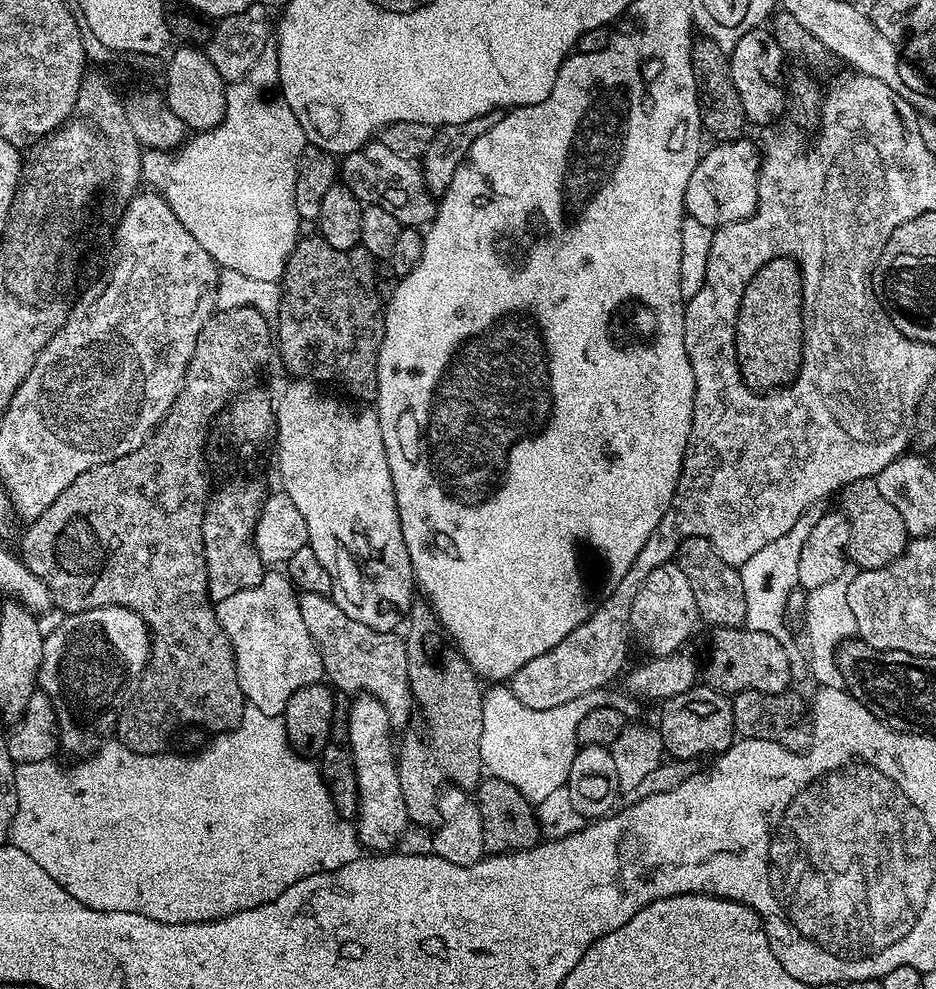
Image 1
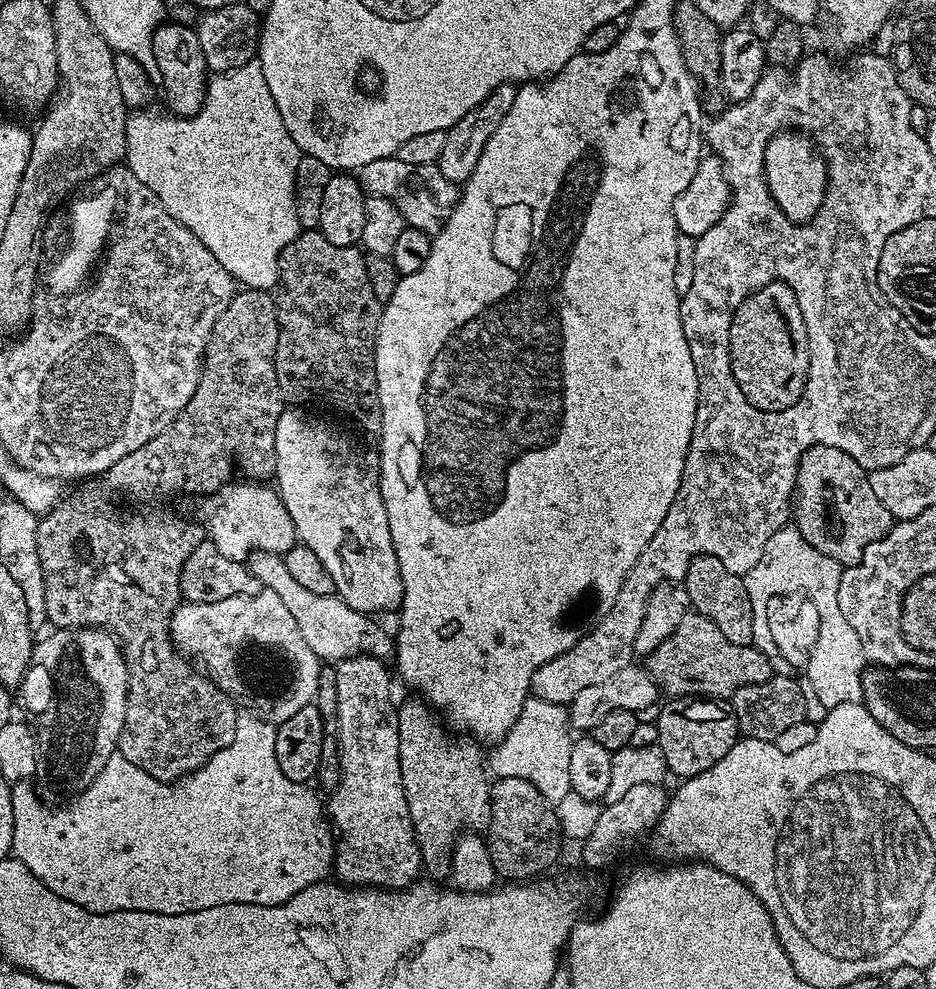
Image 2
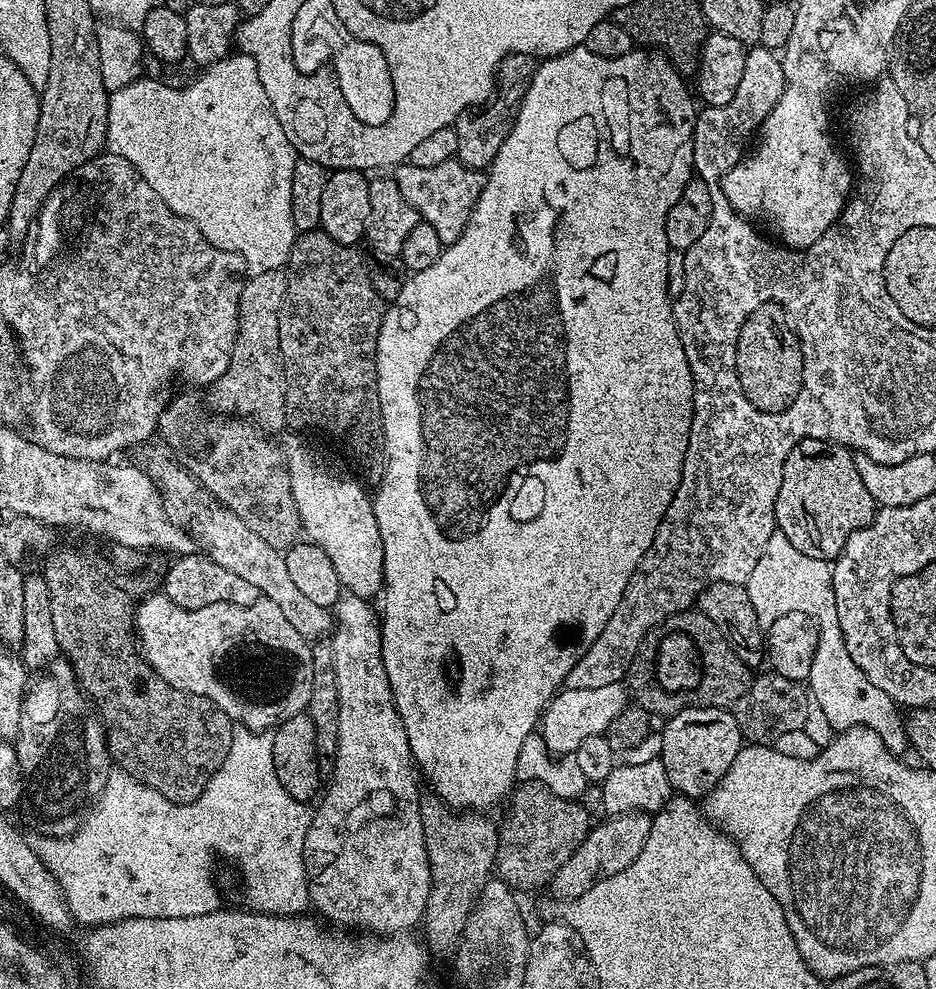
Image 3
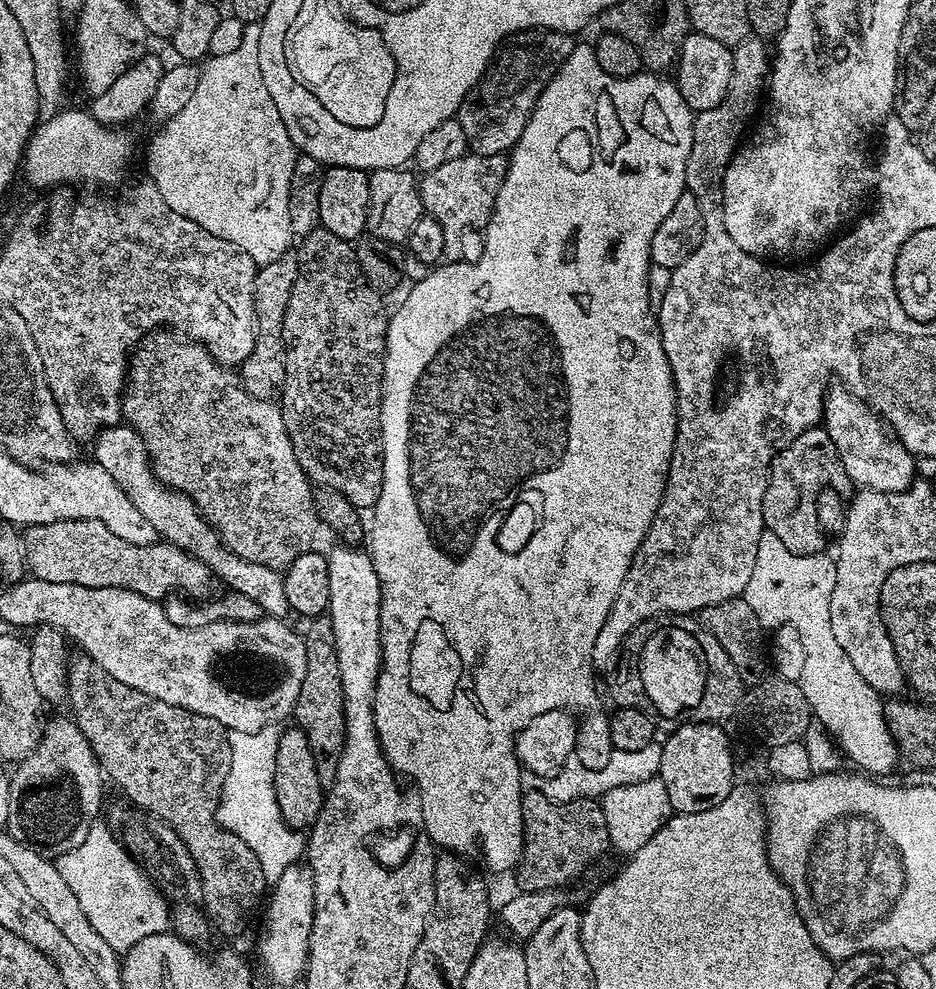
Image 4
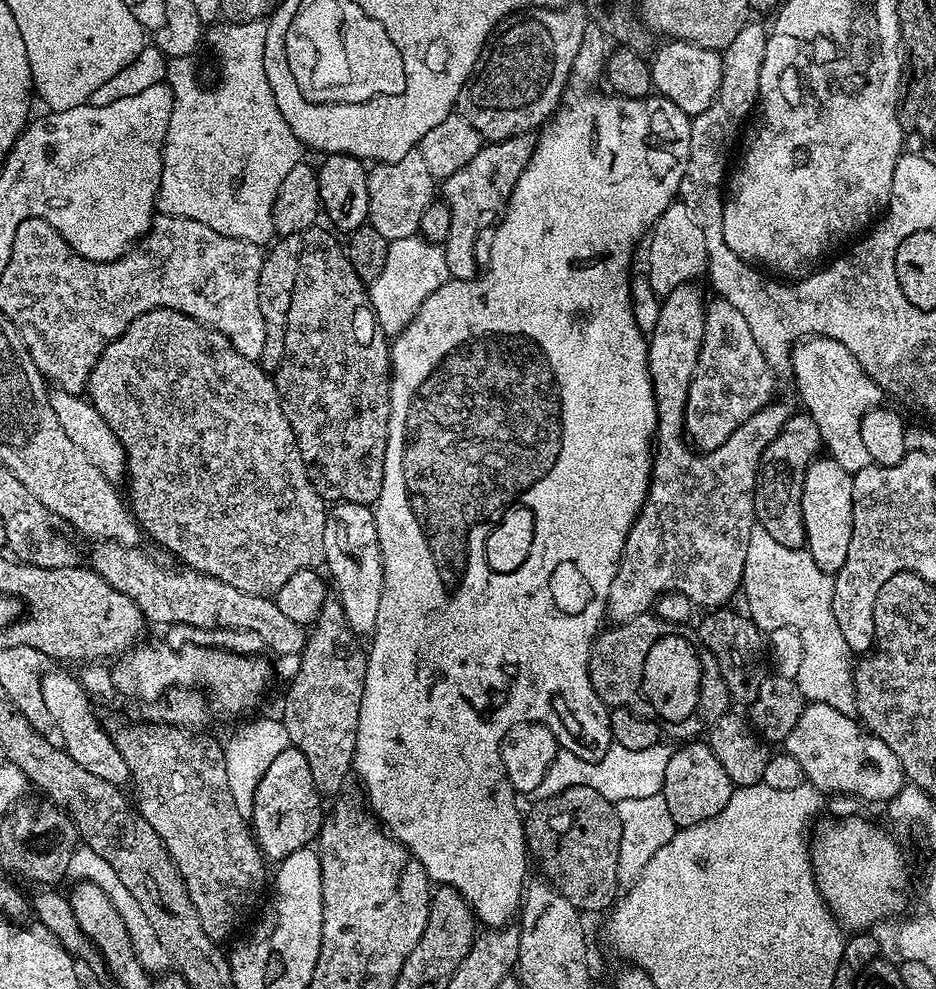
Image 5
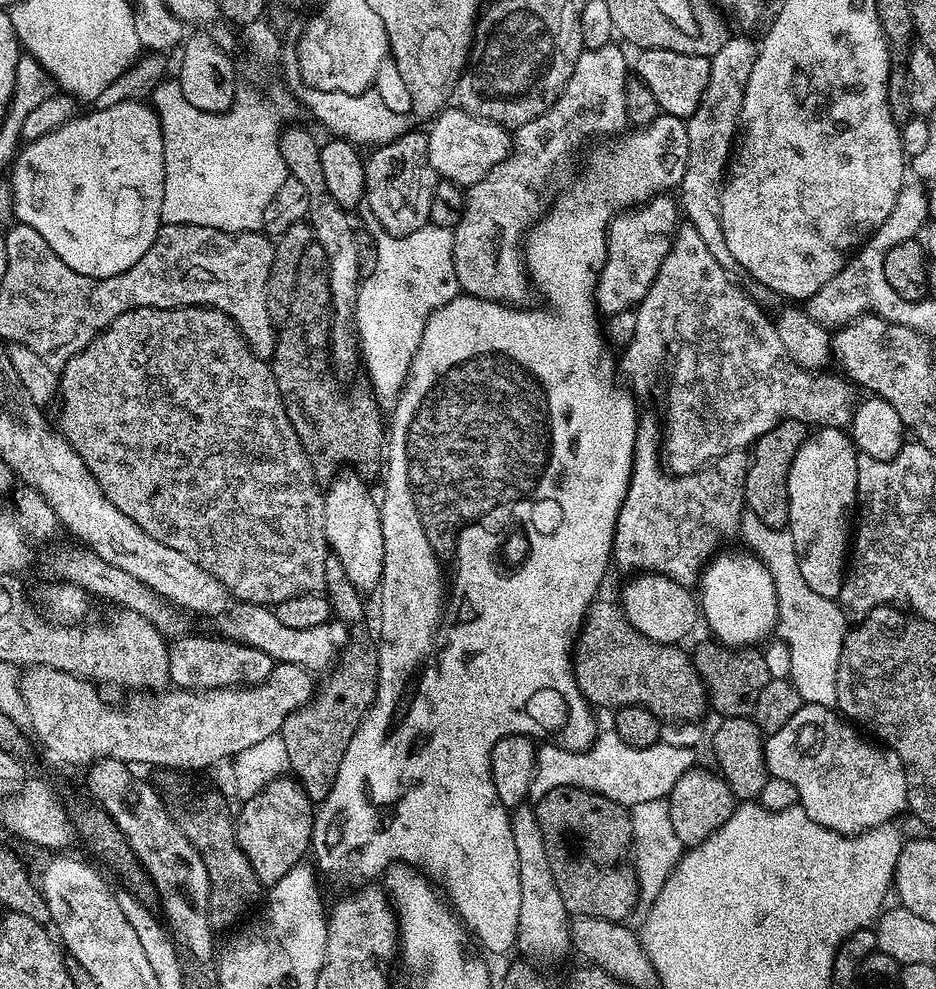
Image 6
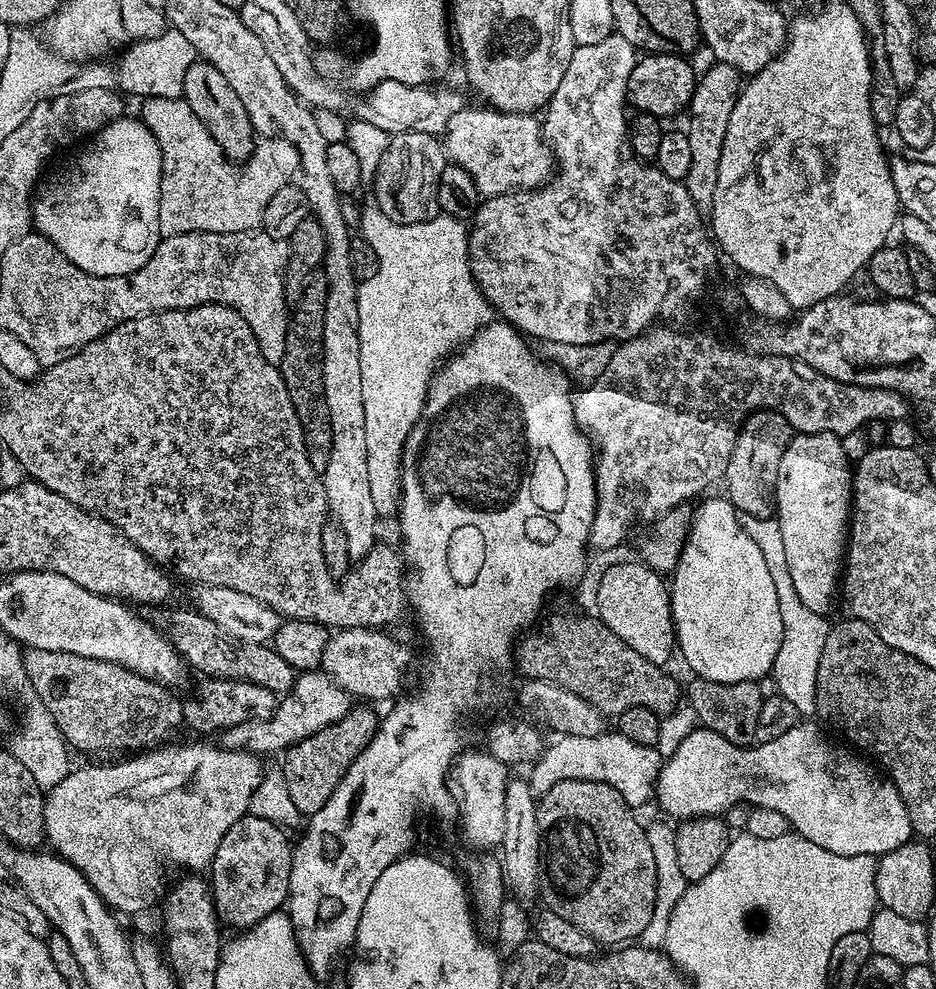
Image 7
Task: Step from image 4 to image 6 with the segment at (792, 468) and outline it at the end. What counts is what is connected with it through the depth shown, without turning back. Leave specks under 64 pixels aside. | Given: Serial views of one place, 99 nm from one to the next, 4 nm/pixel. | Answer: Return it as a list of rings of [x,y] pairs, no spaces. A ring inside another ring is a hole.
[[[781,420],[769,432],[758,437],[751,449],[744,483],[744,502],[747,511],[762,518],[766,526],[783,529],[788,523],[788,471],[794,454],[809,435],[809,425],[797,420]]]

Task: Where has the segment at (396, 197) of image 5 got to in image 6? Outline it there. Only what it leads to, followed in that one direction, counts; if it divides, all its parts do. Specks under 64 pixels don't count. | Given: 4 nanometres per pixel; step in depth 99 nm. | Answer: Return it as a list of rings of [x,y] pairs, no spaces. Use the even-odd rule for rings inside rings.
[[[423,131],[403,132],[388,144],[381,144],[364,162],[366,208],[378,218],[381,229],[391,236],[414,234],[430,218],[430,198],[438,179],[428,157],[428,138]]]

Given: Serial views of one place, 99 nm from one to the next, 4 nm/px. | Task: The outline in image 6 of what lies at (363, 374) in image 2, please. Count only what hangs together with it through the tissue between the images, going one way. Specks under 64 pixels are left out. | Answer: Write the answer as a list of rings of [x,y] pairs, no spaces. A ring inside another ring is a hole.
[[[313,242],[298,261],[298,274],[290,309],[291,322],[283,325],[276,337],[276,349],[270,361],[272,373],[278,382],[290,426],[294,426],[298,434],[300,448],[307,454],[317,481],[335,481],[338,473],[344,470],[339,468],[344,468],[347,464],[352,467],[349,469],[355,470],[361,477],[369,478],[368,476],[374,475],[379,468],[381,471],[382,445],[386,440],[385,425],[383,428],[376,417],[377,397],[343,396],[324,373],[330,368],[325,353],[312,352],[312,340],[308,337],[307,330],[300,325],[316,324],[323,316],[325,319],[329,312],[328,259],[322,246]]]

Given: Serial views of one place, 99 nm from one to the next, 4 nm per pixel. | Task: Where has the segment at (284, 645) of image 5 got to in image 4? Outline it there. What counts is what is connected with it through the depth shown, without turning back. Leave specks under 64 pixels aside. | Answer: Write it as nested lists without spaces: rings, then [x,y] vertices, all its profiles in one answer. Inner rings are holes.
[[[59,520],[49,524],[30,524],[23,529],[24,563],[35,579],[63,584],[81,584],[87,588],[121,588],[142,594],[142,598],[163,601],[173,594],[185,594],[190,598],[202,598],[214,585],[214,577],[206,564],[191,552],[176,544],[157,542],[135,544],[110,534],[106,526],[97,520]]]

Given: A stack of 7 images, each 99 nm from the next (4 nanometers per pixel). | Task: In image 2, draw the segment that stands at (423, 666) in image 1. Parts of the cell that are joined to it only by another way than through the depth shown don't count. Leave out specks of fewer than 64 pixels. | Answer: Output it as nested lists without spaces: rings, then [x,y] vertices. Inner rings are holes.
[[[416,700],[401,703],[398,708],[398,758],[402,770],[402,790],[406,790],[406,806],[410,806],[410,822],[414,822],[423,871],[433,881],[440,882],[451,877],[452,849],[461,835],[467,832],[487,833],[492,793],[490,772],[486,767],[485,749],[477,741],[464,734],[453,734],[443,723],[440,725],[436,721],[437,713],[427,703]]]

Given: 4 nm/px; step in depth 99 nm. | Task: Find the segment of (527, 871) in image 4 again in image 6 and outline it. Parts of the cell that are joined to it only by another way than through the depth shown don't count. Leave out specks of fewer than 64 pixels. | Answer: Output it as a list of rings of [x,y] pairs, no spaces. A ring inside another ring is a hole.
[[[559,788],[535,801],[534,811],[554,870],[554,882],[568,913],[573,917],[627,921],[628,911],[638,904],[636,869],[630,863],[632,817],[629,809],[585,788]]]

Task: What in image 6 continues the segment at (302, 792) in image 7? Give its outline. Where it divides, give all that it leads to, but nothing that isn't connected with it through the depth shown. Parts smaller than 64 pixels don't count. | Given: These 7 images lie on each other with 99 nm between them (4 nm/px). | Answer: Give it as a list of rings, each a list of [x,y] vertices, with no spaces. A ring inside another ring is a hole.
[[[364,636],[354,637],[352,645],[350,644],[351,640],[347,647],[339,653],[331,671],[323,677],[323,679],[325,678],[324,685],[321,688],[319,685],[315,689],[314,695],[307,704],[302,705],[301,708],[295,708],[288,715],[278,733],[286,742],[286,754],[288,755],[286,764],[287,767],[292,767],[293,773],[291,772],[291,775],[303,792],[306,793],[308,799],[313,802],[323,802],[330,794],[330,790],[334,786],[334,778],[338,778],[338,766],[342,766],[342,754],[346,754],[346,746],[350,746],[350,740],[354,738],[358,726],[363,722],[364,716],[368,712],[368,708],[372,705],[372,701],[376,699],[377,645],[373,641],[371,644]]]

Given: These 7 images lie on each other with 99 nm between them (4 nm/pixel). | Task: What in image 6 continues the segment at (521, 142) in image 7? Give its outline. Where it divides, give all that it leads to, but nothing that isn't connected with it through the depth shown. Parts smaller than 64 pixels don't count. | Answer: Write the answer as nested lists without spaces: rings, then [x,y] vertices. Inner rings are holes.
[[[448,106],[431,121],[427,129],[428,157],[437,177],[459,184],[467,190],[477,184],[494,166],[498,166],[510,151],[509,129],[464,112],[458,106]]]

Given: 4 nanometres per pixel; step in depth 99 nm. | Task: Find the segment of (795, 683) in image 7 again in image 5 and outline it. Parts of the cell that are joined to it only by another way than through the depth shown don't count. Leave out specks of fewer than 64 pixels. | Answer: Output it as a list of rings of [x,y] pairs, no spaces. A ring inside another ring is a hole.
[[[753,526],[750,530],[750,546],[746,546],[746,570],[742,585],[742,597],[748,603],[747,615],[761,630],[788,627],[797,632],[802,642],[802,666],[799,667],[795,681],[800,685],[805,701],[825,704],[839,712],[852,714],[856,710],[856,691],[852,685],[854,660],[851,660],[853,657],[846,646],[846,638],[842,638],[842,630],[838,630],[838,622],[834,622],[832,581],[833,577],[823,572],[804,548],[781,546],[759,526]]]

